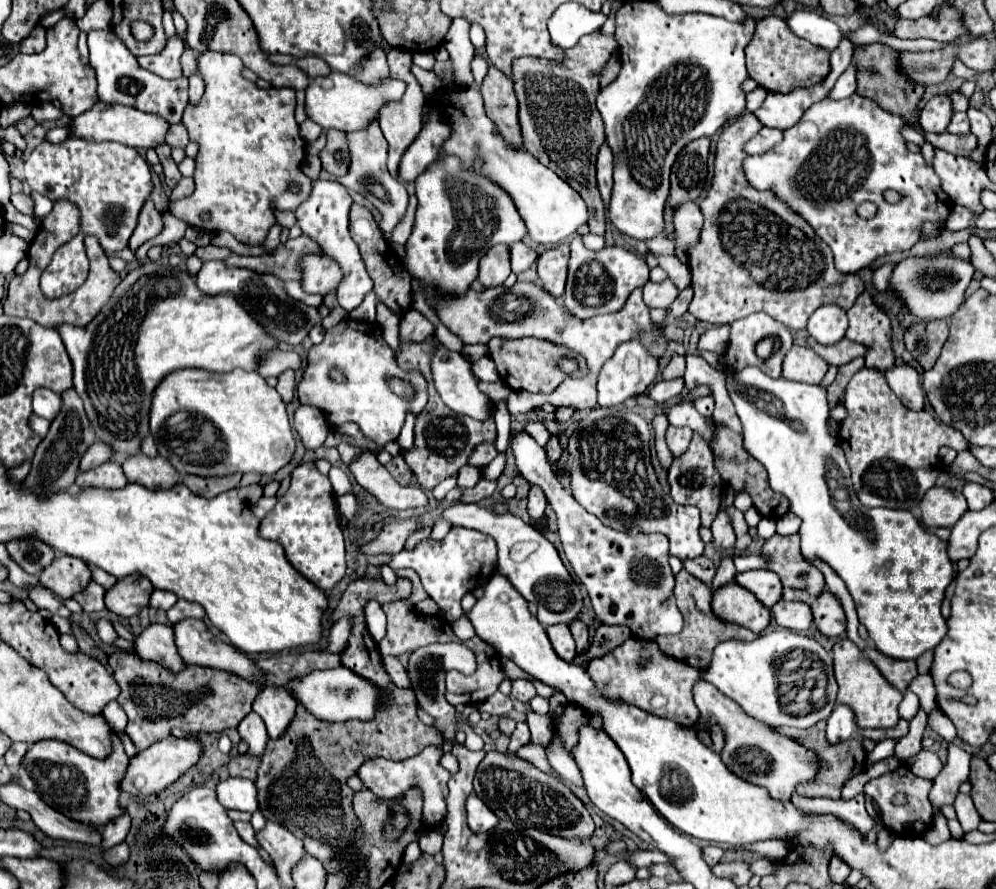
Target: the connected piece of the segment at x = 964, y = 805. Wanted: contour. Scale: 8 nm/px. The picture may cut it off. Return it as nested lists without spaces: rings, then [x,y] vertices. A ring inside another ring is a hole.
[[[958,793],[956,801],[954,801],[954,809],[958,813],[958,821],[962,823],[964,831],[974,831],[980,823],[980,815],[972,803],[972,799],[964,793]]]

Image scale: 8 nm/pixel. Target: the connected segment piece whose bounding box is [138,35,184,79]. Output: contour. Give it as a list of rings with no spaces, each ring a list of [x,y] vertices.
[[[174,35],[168,39],[166,47],[160,51],[160,55],[150,55],[150,57],[138,57],[138,63],[164,77],[164,79],[178,79],[182,75],[182,69],[180,69],[180,55],[184,53],[184,41]]]

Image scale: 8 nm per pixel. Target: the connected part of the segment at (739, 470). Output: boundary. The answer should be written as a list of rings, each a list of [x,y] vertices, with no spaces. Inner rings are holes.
[[[716,427],[714,429],[714,439],[710,443],[712,451],[716,453],[716,471],[720,473],[720,477],[730,483],[736,491],[740,489],[746,489],[750,493],[750,497],[754,499],[754,507],[764,515],[764,517],[770,517],[770,519],[778,519],[780,515],[784,515],[790,507],[788,499],[786,497],[780,497],[776,495],[772,489],[770,489],[770,483],[768,483],[768,473],[764,471],[764,465],[760,461],[756,461],[746,449],[744,449],[744,441],[742,441],[742,435],[734,433],[734,431],[728,431],[726,427]]]

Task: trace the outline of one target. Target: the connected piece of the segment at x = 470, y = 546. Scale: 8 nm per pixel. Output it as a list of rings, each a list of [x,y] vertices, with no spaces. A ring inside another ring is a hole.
[[[454,525],[442,541],[420,541],[414,551],[400,551],[388,565],[394,571],[404,567],[414,569],[420,575],[426,593],[446,611],[446,619],[454,621],[462,615],[460,599],[468,591],[482,587],[496,571],[496,541],[482,531]]]

